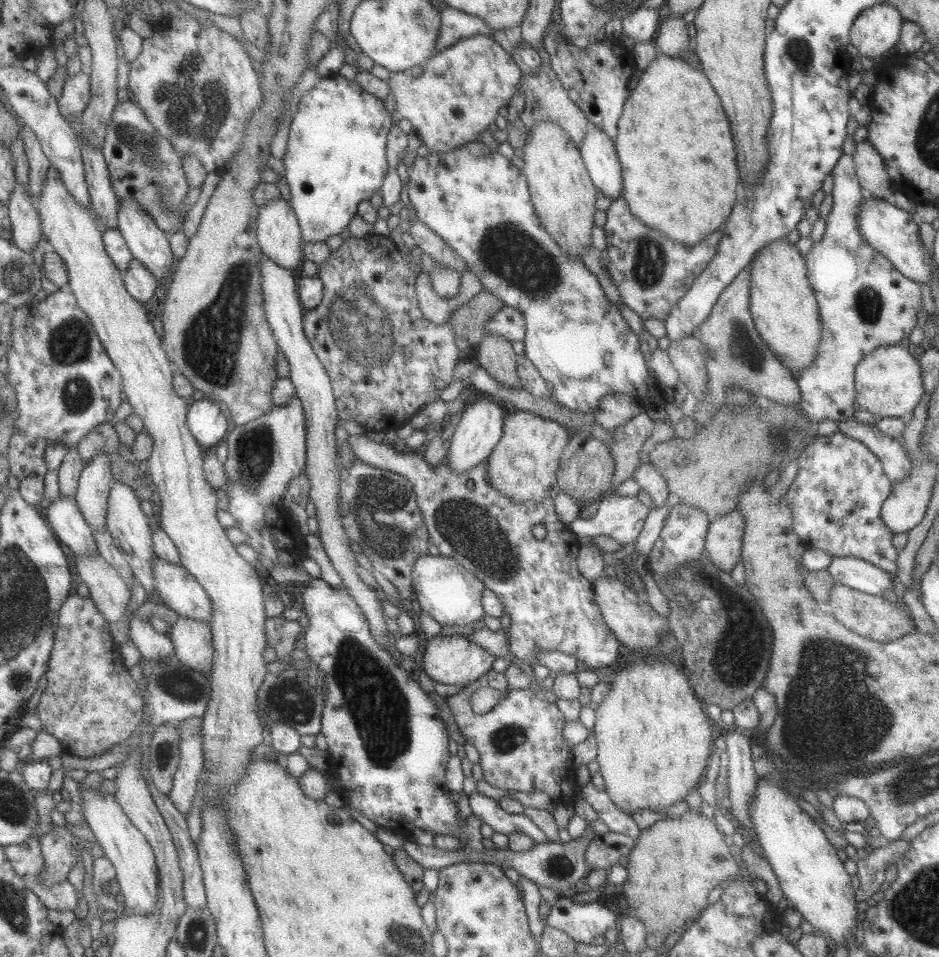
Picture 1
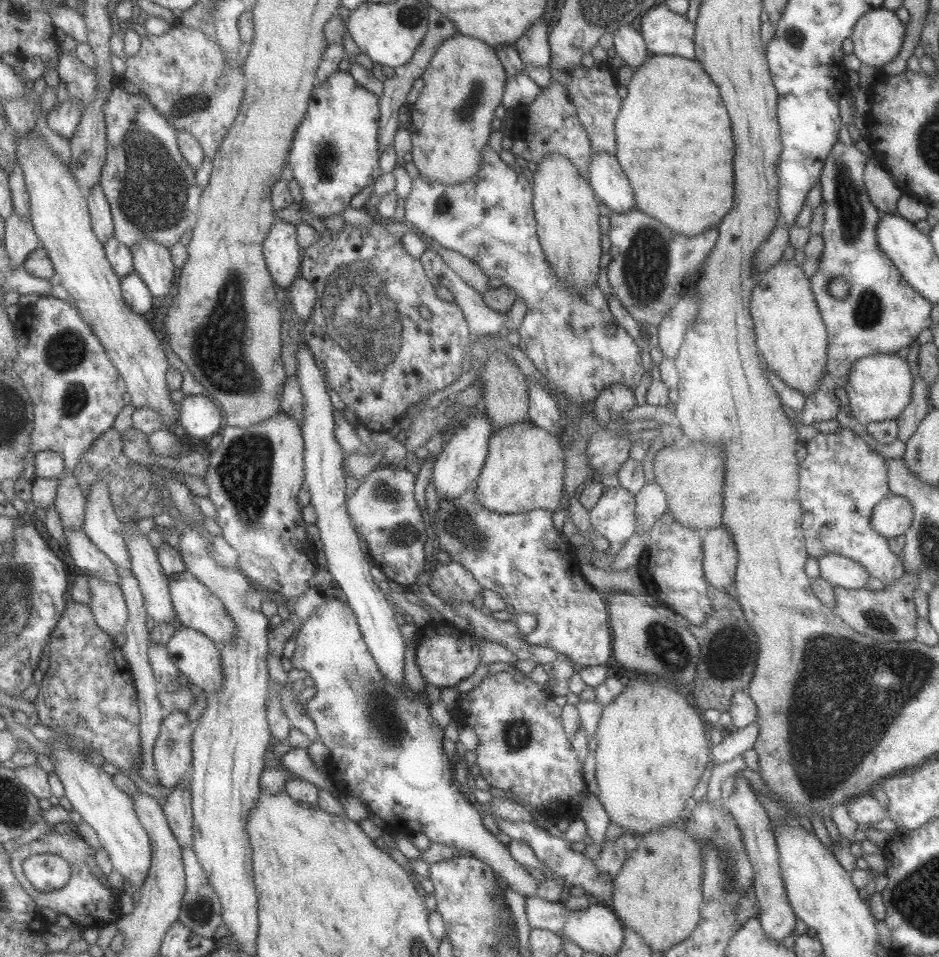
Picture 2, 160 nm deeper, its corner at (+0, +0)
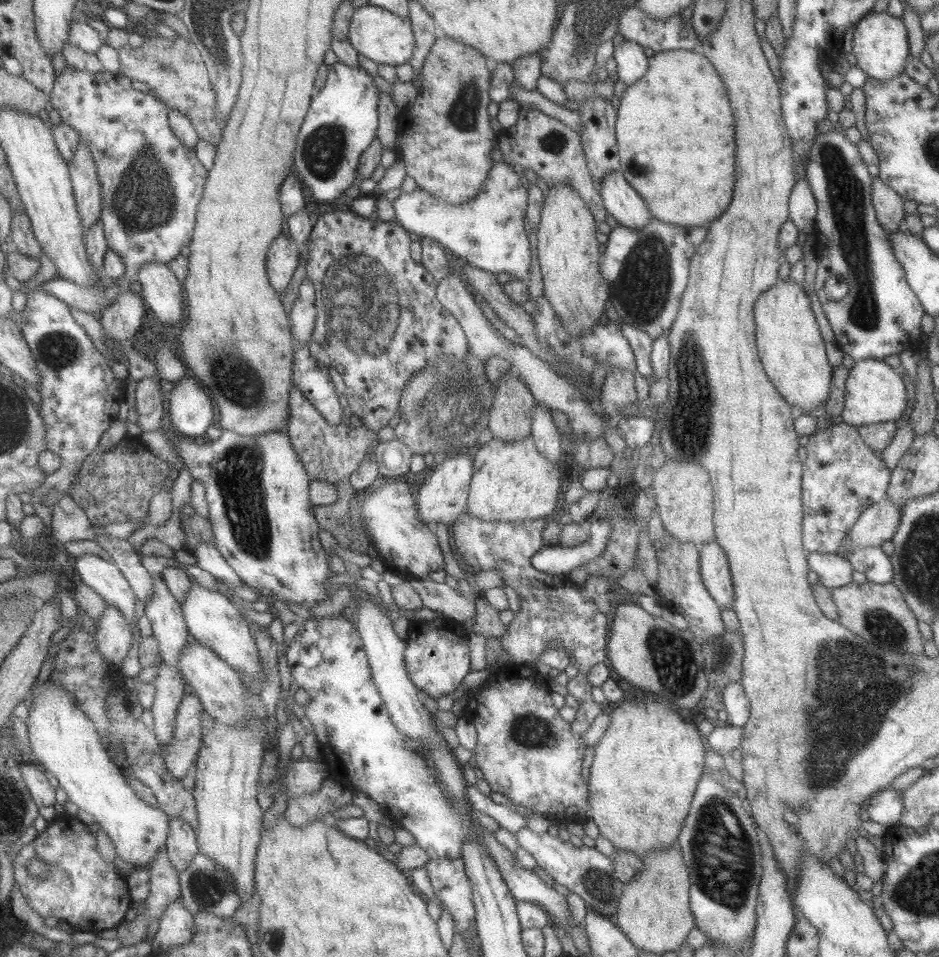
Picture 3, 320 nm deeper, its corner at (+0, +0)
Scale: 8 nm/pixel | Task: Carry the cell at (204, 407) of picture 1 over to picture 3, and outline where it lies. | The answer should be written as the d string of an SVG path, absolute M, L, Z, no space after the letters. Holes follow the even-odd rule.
M183 375L168 393L169 420L175 432L201 436L213 420L213 401L194 377Z

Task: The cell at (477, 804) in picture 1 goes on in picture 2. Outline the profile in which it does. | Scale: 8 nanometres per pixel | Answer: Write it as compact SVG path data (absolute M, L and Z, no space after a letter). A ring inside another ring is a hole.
M493 819L499 826L499 831L509 836L510 840L523 842L531 848L538 861L541 861L545 867L549 868L555 876L563 879L565 889L568 887L579 887L585 893L591 894L597 902L609 904L612 900L612 888L609 882L605 882L599 876L599 870L595 868L593 861L589 862L588 858L581 852L571 850L571 846L562 838L551 836L549 832L541 827L536 826L535 822L507 822L507 820Z

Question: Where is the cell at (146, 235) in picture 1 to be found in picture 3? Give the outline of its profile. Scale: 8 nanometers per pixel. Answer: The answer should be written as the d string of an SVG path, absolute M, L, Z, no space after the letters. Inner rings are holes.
M150 262L138 270L135 279L141 287L143 303L157 320L163 324L179 323L184 316L181 286L170 267L162 262Z

